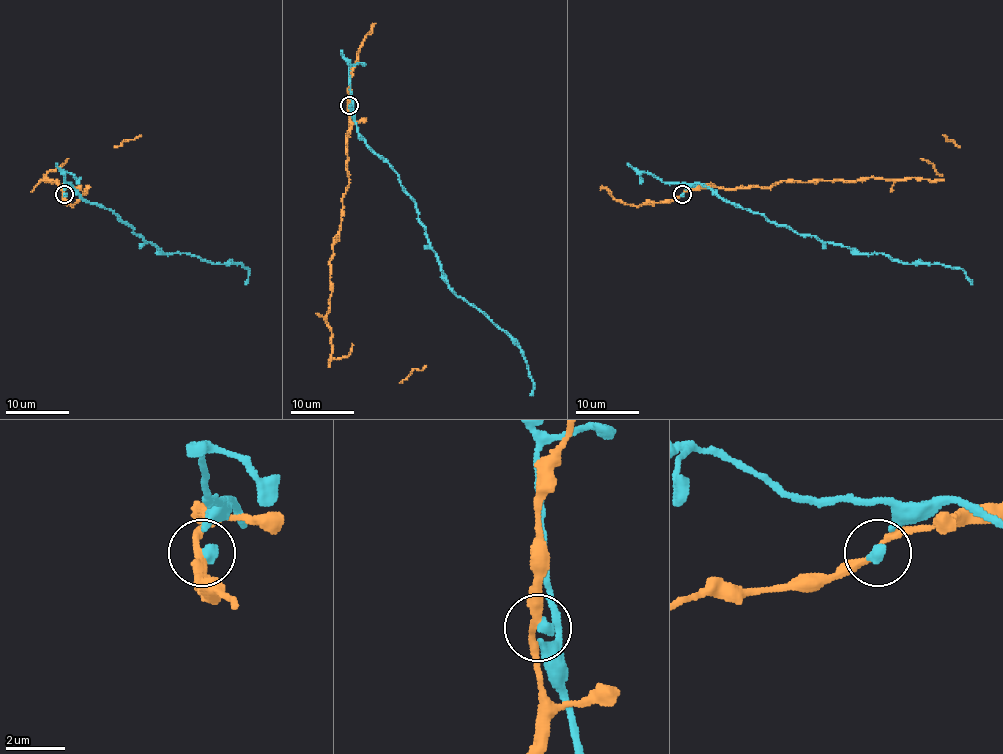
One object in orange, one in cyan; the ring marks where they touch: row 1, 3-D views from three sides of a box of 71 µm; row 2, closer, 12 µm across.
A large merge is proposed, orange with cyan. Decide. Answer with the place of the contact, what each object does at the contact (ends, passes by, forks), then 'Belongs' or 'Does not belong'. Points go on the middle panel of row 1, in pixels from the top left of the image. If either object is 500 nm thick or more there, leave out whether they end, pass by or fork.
Place: (349, 105). At the ring orange passes by. At the ring cyan ends. Does not belong

